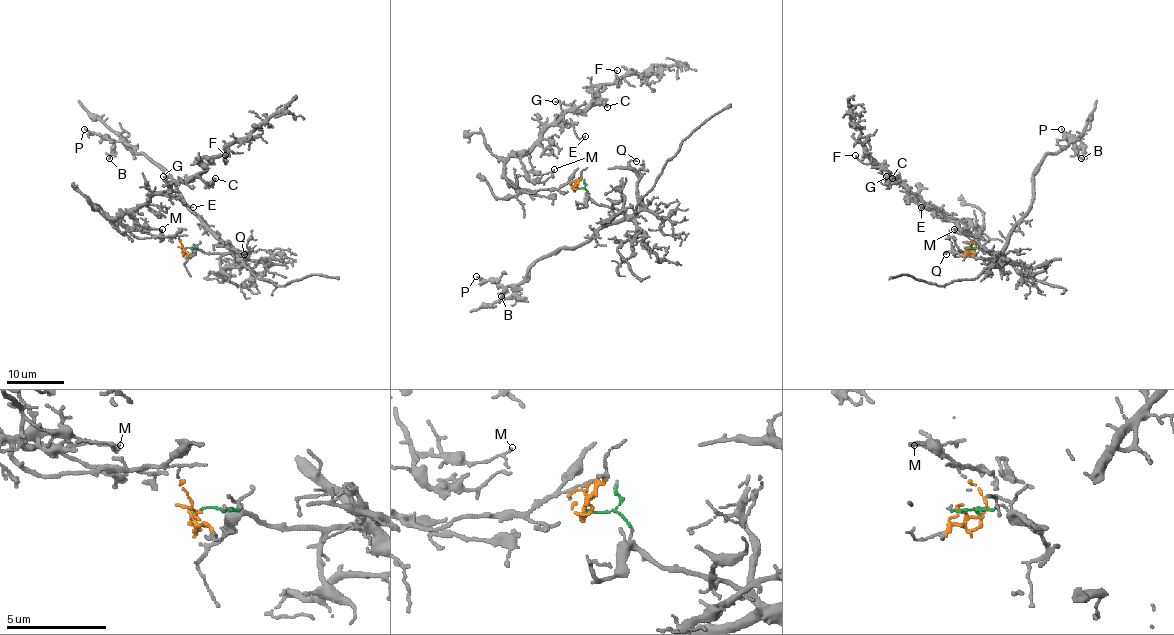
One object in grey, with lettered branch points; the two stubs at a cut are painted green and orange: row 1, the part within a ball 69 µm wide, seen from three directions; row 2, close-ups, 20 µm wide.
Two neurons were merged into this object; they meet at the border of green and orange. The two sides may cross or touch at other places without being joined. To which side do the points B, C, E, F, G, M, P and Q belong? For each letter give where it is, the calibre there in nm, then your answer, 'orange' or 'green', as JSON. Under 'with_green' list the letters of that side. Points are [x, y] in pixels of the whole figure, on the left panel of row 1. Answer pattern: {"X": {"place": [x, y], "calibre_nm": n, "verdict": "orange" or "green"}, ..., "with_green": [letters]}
{"B": {"place": [109, 158], "calibre_nm": 130, "verdict": "green"}, "C": {"place": [215, 178], "calibre_nm": 150, "verdict": "orange"}, "E": {"place": [193, 207], "calibre_nm": 90, "verdict": "orange"}, "F": {"place": [225, 155], "calibre_nm": 110, "verdict": "orange"}, "G": {"place": [163, 176], "calibre_nm": 130, "verdict": "orange"}, "M": {"place": [162, 229], "calibre_nm": 90, "verdict": "orange"}, "P": {"place": [84, 129], "calibre_nm": 130, "verdict": "green"}, "Q": {"place": [244, 254], "calibre_nm": 110, "verdict": "green"}, "with_green": ["B", "P", "Q"]}

